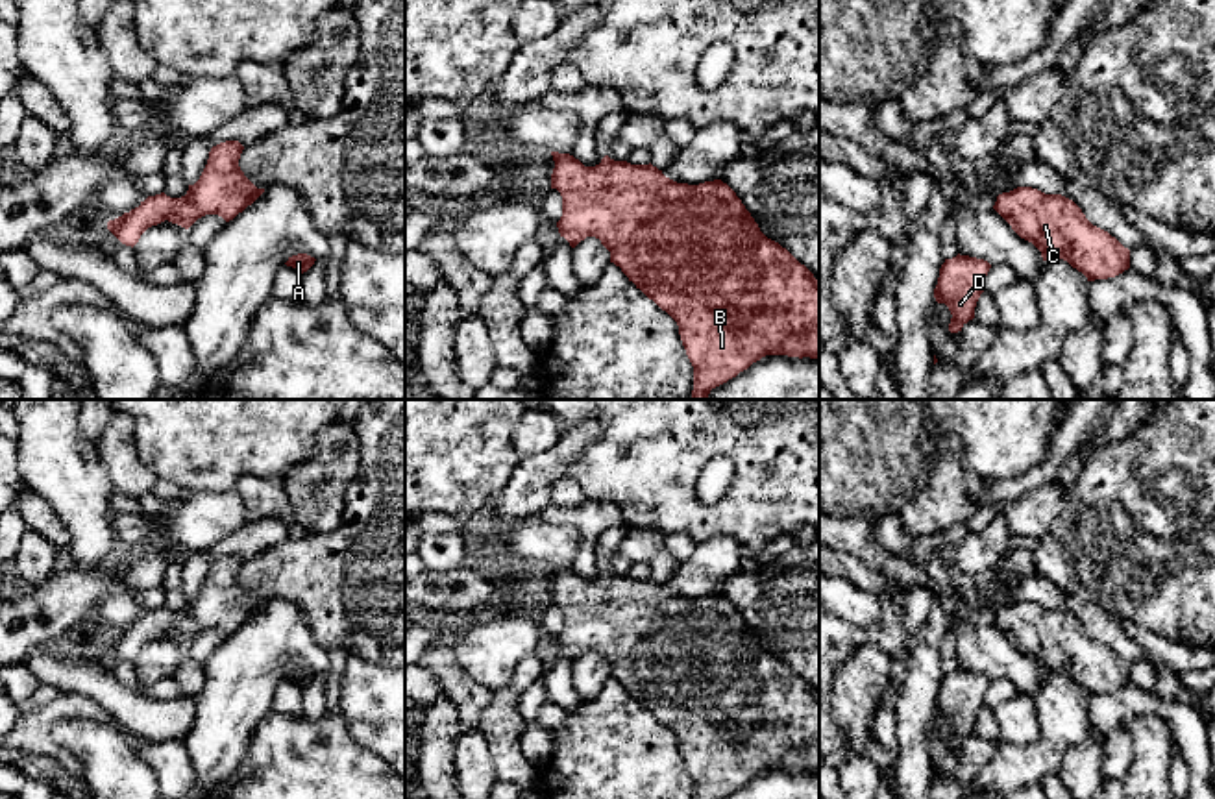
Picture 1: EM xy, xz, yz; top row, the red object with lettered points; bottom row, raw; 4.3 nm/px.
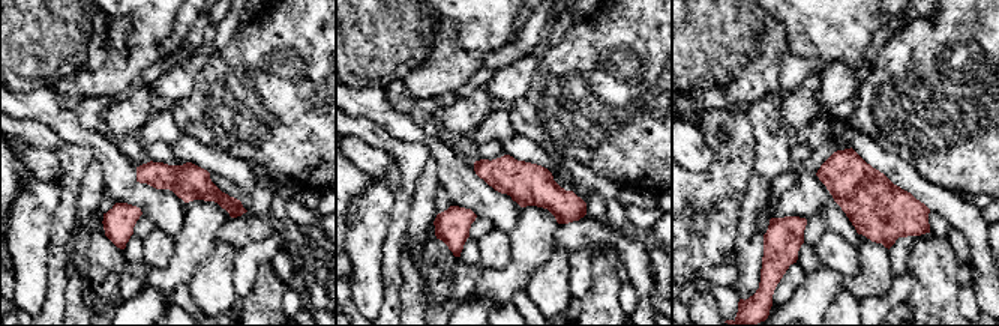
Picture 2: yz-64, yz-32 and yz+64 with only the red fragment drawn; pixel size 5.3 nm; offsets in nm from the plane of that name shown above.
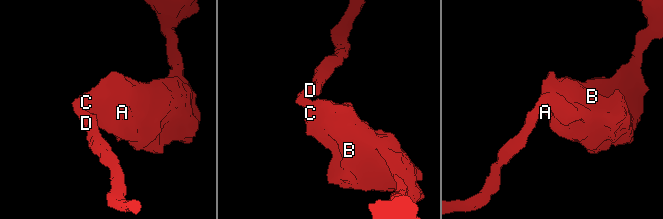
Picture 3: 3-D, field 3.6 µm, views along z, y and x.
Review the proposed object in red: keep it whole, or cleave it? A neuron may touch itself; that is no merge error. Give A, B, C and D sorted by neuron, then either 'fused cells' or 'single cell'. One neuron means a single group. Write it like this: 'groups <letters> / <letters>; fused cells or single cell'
groups A B C D; single cell

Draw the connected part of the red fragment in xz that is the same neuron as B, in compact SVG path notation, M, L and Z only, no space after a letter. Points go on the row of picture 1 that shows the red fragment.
M551 152L555 168L551 174L551 189L557 189L562 196L562 216L557 222L560 237L564 237L571 248L575 248L586 237L595 237L610 252L610 263L621 268L621 272L640 289L649 300L653 300L662 311L666 311L679 326L679 335L686 355L693 366L693 390L692 400L708 400L712 388L736 377L747 370L753 363L766 355L788 355L788 357L810 357L819 361L819 281L814 274L801 264L786 248L767 239L751 213L745 209L736 192L721 179L705 181L699 185L677 183L662 174L657 166L631 165L627 161L614 161L608 155L595 166L584 166L570 154Z

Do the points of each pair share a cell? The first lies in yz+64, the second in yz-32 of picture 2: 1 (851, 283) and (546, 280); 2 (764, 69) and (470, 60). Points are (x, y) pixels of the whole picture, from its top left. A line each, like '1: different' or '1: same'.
1: different
2: same

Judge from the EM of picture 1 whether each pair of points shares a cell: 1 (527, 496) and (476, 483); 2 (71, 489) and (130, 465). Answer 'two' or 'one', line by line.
1: two
2: two

